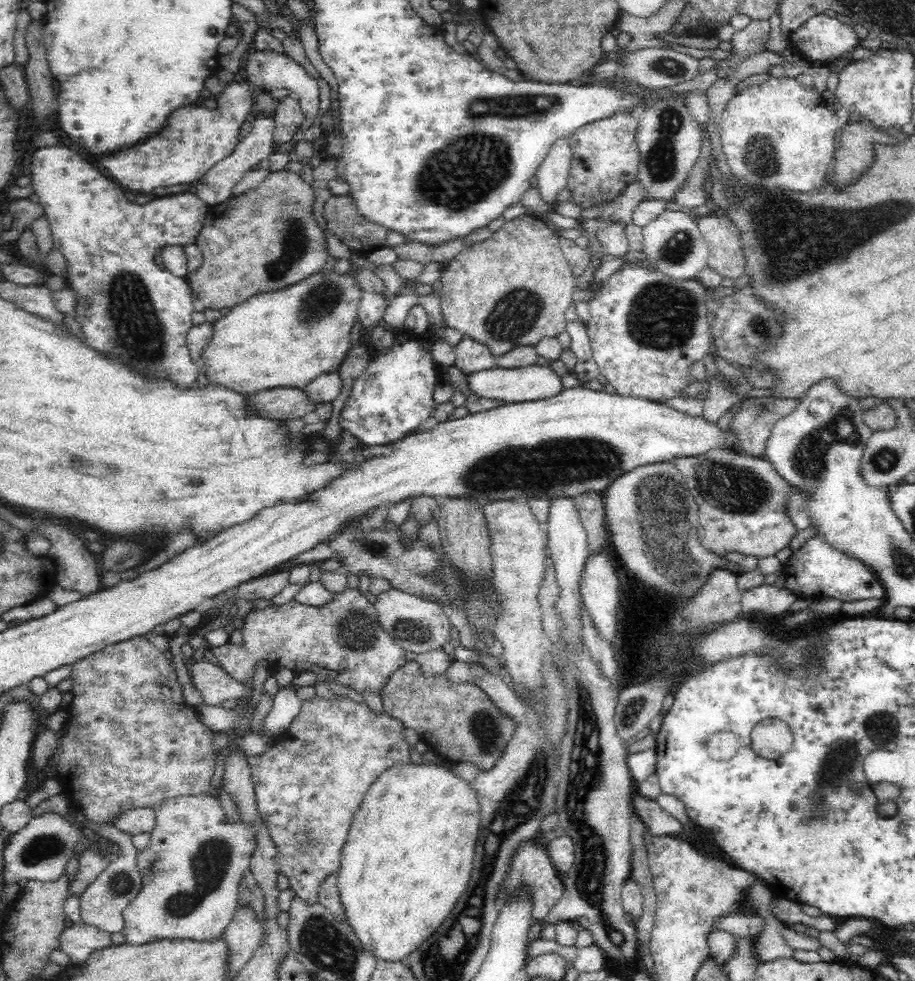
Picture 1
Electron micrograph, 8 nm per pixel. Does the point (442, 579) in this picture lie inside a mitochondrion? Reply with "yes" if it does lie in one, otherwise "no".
yes

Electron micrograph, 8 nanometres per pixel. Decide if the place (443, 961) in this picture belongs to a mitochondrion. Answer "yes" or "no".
yes

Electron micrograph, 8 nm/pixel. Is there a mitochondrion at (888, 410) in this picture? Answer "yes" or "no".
no

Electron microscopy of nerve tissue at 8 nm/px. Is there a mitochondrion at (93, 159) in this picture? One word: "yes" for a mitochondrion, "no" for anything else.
no

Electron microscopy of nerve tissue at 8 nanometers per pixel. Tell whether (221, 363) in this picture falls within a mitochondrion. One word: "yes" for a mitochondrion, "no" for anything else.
no

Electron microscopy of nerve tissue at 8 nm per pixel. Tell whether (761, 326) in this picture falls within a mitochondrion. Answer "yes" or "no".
yes

